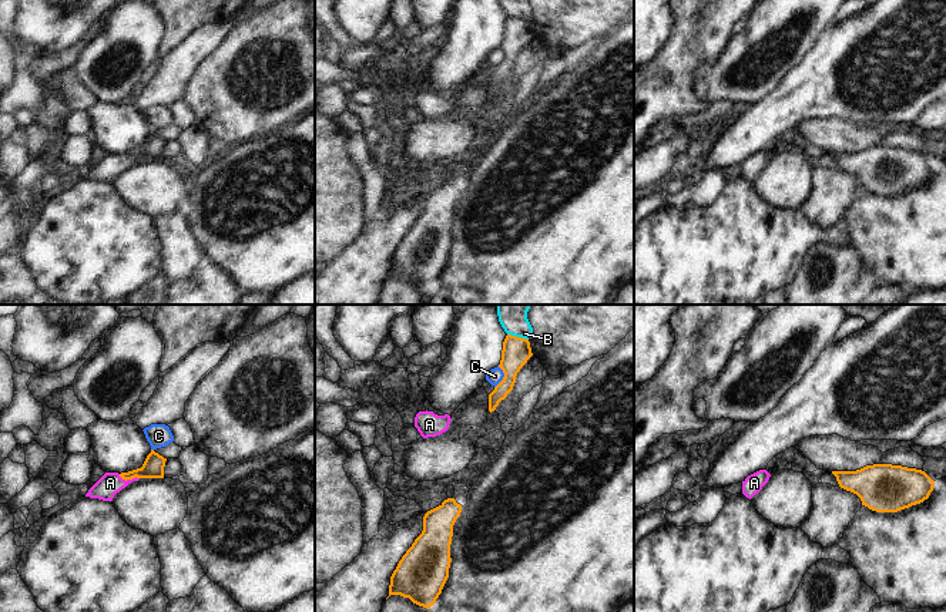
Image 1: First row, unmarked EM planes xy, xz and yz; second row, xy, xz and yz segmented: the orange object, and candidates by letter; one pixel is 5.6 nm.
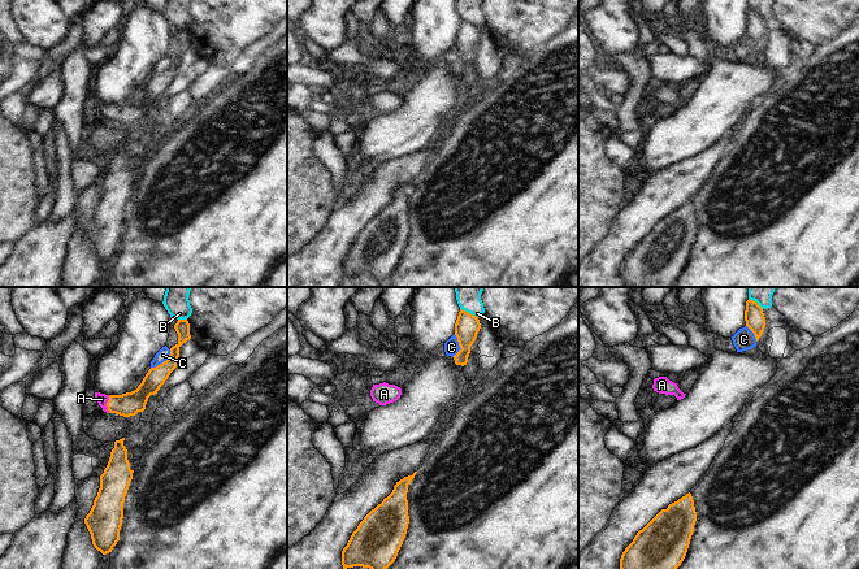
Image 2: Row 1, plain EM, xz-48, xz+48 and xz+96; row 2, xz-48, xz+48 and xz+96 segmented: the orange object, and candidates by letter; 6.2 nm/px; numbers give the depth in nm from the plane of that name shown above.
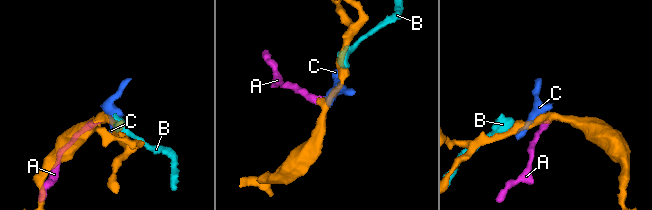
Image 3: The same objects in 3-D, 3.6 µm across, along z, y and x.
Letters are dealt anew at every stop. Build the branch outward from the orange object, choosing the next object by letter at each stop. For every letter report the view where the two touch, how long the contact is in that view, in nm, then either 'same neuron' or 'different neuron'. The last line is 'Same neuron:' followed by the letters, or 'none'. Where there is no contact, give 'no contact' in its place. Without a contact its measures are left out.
A: meets orange in xy; contact 120 nm long; same neuron
B: meets orange in xz; contact 130 nm long; different neuron
C: meets orange in xz; contact 130 nm long; different neuron
Same neuron: A

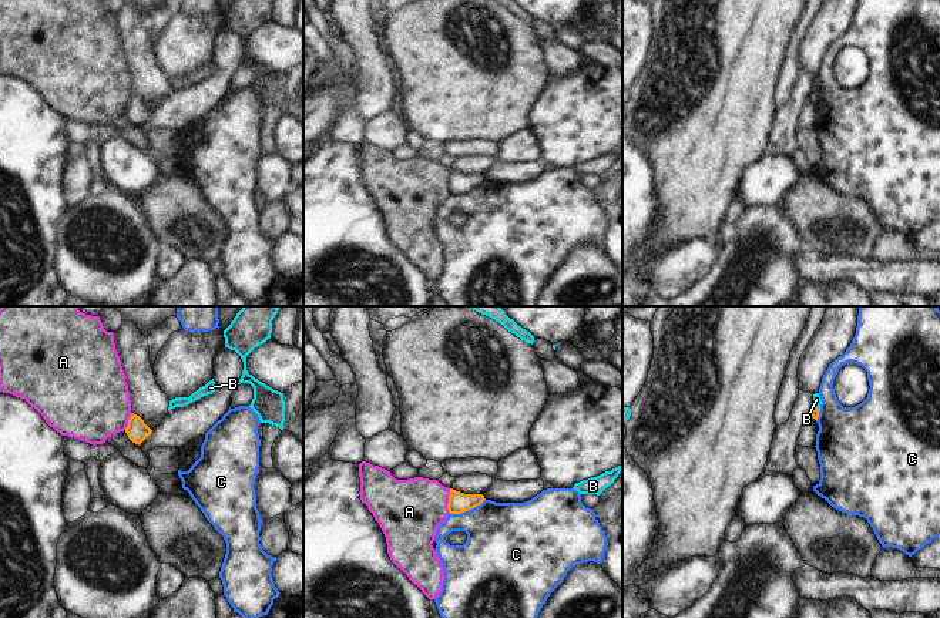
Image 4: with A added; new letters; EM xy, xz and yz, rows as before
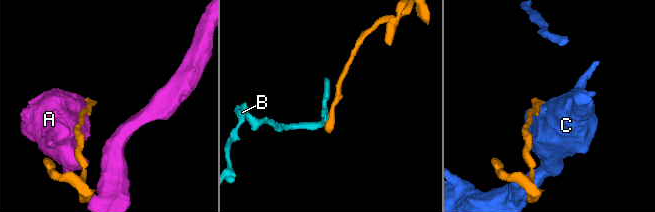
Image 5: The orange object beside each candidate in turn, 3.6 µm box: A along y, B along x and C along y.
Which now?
A: meets orange in xz; contact 140 nm long; different neuron
B: meets orange in yz; contact 60 nm long; different neuron
C: meets orange in xz; contact 220 nm long; different neuron
Same neuron: none

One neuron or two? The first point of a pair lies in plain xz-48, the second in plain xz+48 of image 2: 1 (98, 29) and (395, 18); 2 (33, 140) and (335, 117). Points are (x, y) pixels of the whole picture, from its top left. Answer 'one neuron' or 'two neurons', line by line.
1: one neuron
2: two neurons

